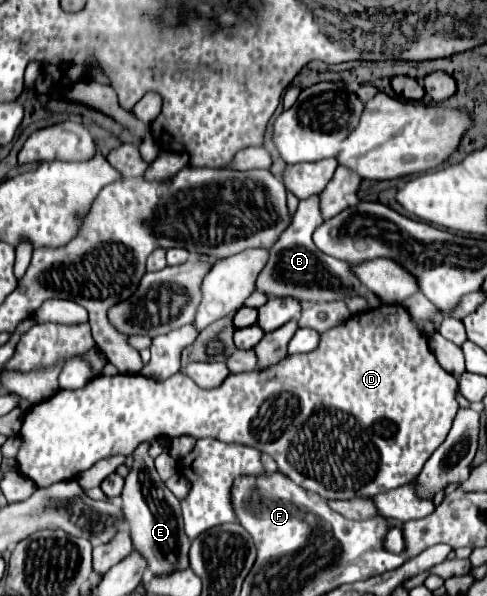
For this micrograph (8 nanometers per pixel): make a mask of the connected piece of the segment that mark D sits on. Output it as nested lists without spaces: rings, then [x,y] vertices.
[[[400,304],[394,306],[378,306],[360,314],[350,316],[346,322],[326,330],[320,334],[320,344],[316,350],[308,352],[308,354],[294,354],[294,356],[286,356],[282,362],[278,362],[278,366],[270,366],[270,370],[254,370],[254,372],[242,372],[242,374],[230,374],[218,388],[212,390],[204,390],[200,386],[196,386],[186,374],[178,372],[174,376],[170,376],[164,382],[154,382],[150,378],[142,378],[136,374],[116,374],[116,376],[96,376],[94,380],[90,380],[82,390],[58,390],[58,394],[54,394],[50,400],[36,404],[22,422],[22,448],[16,456],[18,466],[22,470],[24,476],[28,476],[38,488],[50,486],[54,482],[62,482],[62,480],[72,480],[76,478],[82,470],[88,470],[90,466],[94,466],[98,460],[102,458],[110,458],[110,456],[130,456],[130,452],[146,440],[156,440],[158,436],[166,436],[166,438],[176,438],[176,436],[194,436],[194,438],[214,438],[220,442],[234,442],[234,444],[246,444],[252,446],[260,452],[270,454],[276,464],[278,470],[282,474],[286,474],[290,480],[294,480],[298,486],[316,492],[318,496],[326,498],[326,500],[350,500],[350,498],[358,498],[358,496],[376,496],[380,492],[404,486],[408,482],[412,482],[414,478],[418,478],[424,462],[430,458],[430,454],[438,448],[438,444],[442,444],[446,440],[446,434],[452,426],[452,420],[458,412],[458,402],[456,402],[456,378],[452,374],[448,374],[438,360],[434,358],[434,354],[428,348],[428,338],[418,330],[418,326],[414,326],[412,316],[408,314],[408,310]]]

